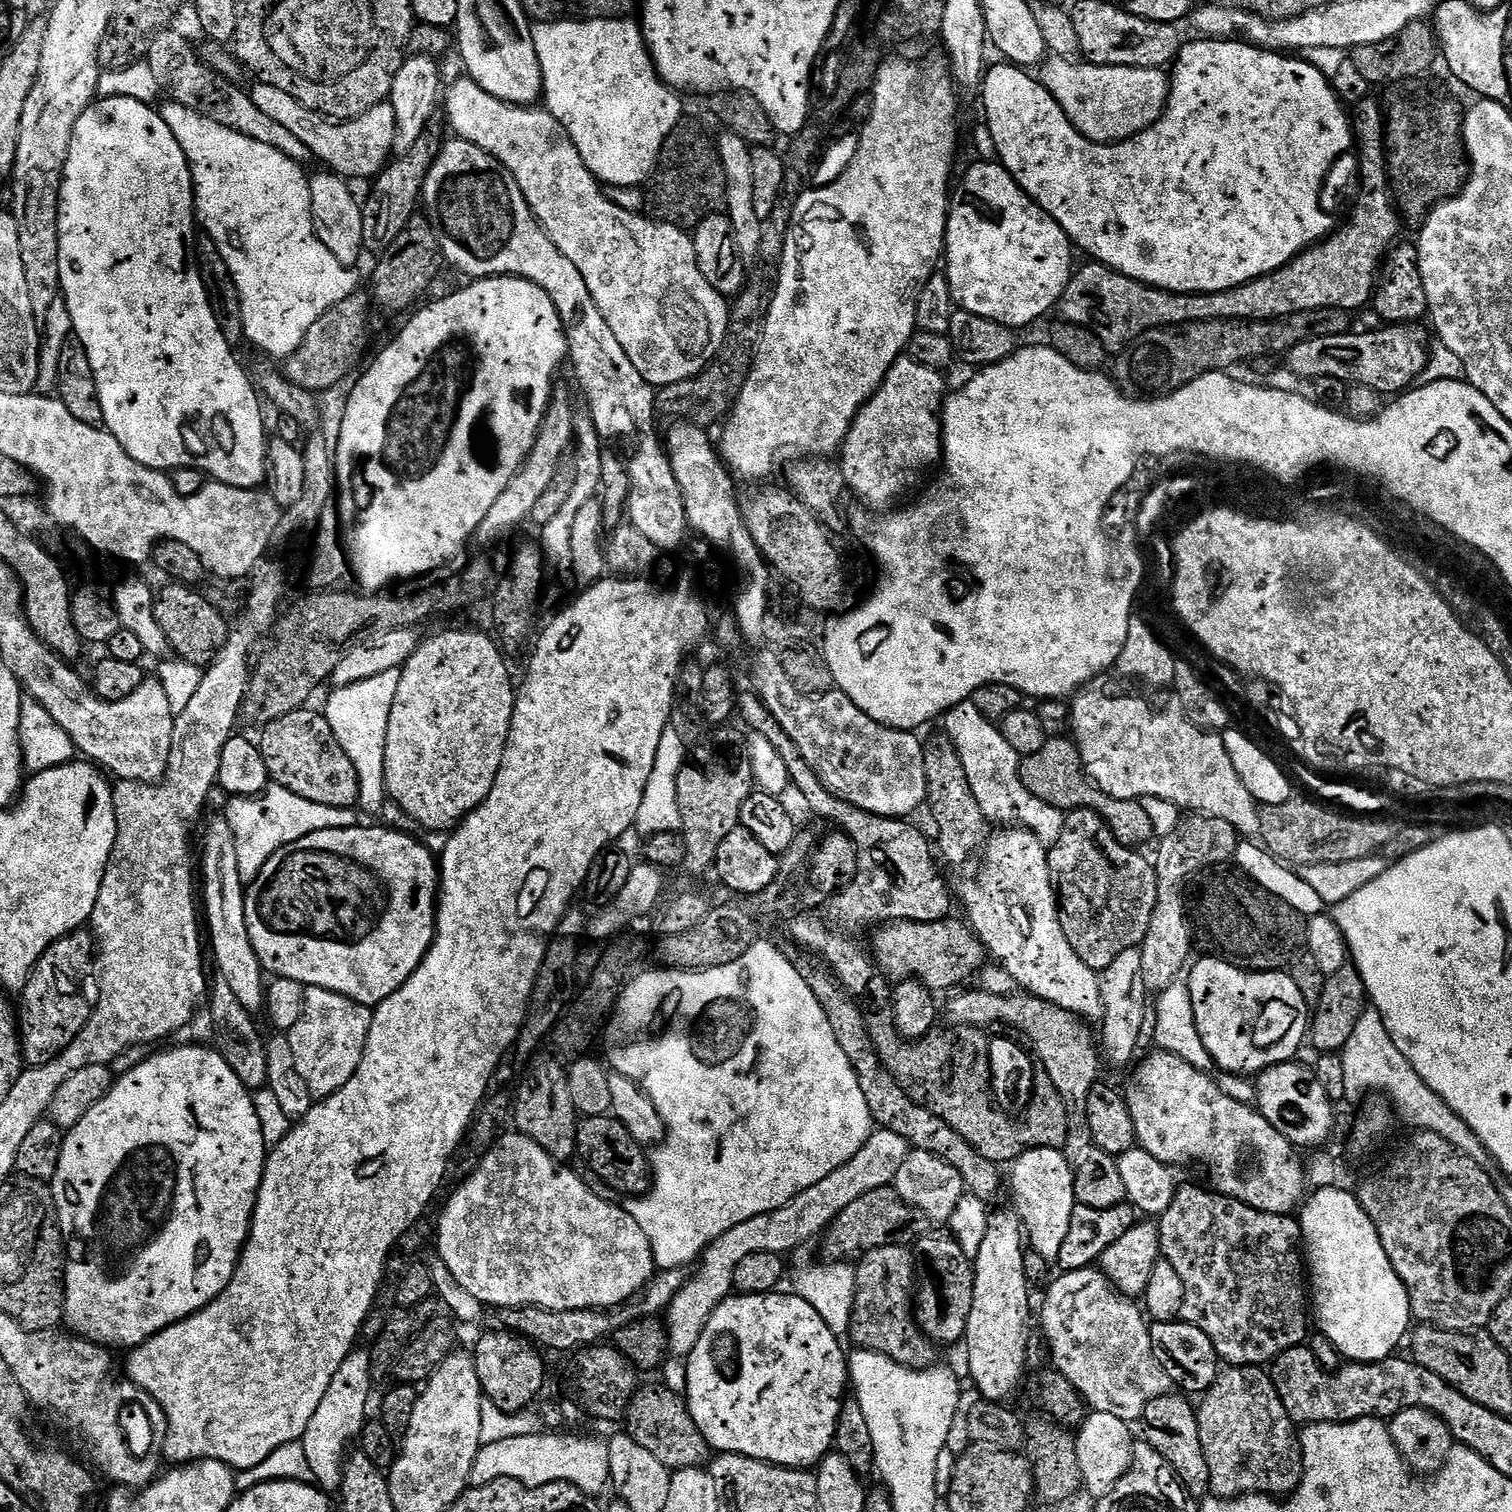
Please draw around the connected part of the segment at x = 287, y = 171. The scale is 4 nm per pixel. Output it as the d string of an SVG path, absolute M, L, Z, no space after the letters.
M168 102L165 105L165 108L159 109L160 117L164 119L166 126L170 126L174 138L178 138L178 146L182 146L182 150L188 159L188 169L192 175L194 211L203 231L218 246L218 250L228 267L228 275L232 276L236 283L236 289L240 295L240 305L242 306L245 341L249 345L252 343L254 347L261 348L268 356L286 358L290 354L294 354L294 350L298 350L298 346L302 346L302 338L306 338L306 330L310 330L310 326L314 326L314 322L318 322L318 318L322 318L322 314L326 314L326 310L338 306L338 302L353 296L357 291L355 276L357 273L342 262L338 262L338 258L334 258L334 254L330 254L330 250L326 250L326 246L322 246L322 242L316 237L314 222L312 221L310 186L308 185L310 176L309 173L304 173L305 169L301 165L290 158L286 158L286 154L274 150L274 146L266 146L263 142L254 142L254 138L246 138L246 134L238 134L238 130L230 130L186 106L175 102Z

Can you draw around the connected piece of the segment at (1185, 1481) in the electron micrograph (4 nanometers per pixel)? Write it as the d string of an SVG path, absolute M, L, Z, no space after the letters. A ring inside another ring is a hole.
M1169 1394L1162 1398L1154 1398L1147 1406L1142 1417L1144 1424L1143 1443L1148 1444L1176 1472L1176 1479L1184 1486L1189 1497L1200 1498L1209 1491L1208 1467L1202 1454L1202 1442L1198 1438L1198 1422L1196 1408L1188 1405L1185 1397L1180 1394Z

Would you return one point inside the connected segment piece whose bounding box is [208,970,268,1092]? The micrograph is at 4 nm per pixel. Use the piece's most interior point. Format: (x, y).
(237, 1038)

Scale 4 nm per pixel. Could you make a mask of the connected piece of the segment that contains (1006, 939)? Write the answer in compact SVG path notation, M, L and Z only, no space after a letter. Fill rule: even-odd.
M1004 826L987 837L987 852L988 861L981 866L976 884L964 888L966 920L977 940L1025 993L1073 1012L1085 1021L1099 1021L1104 1015L1100 977L1066 942L1048 869L1048 848L1026 828Z

